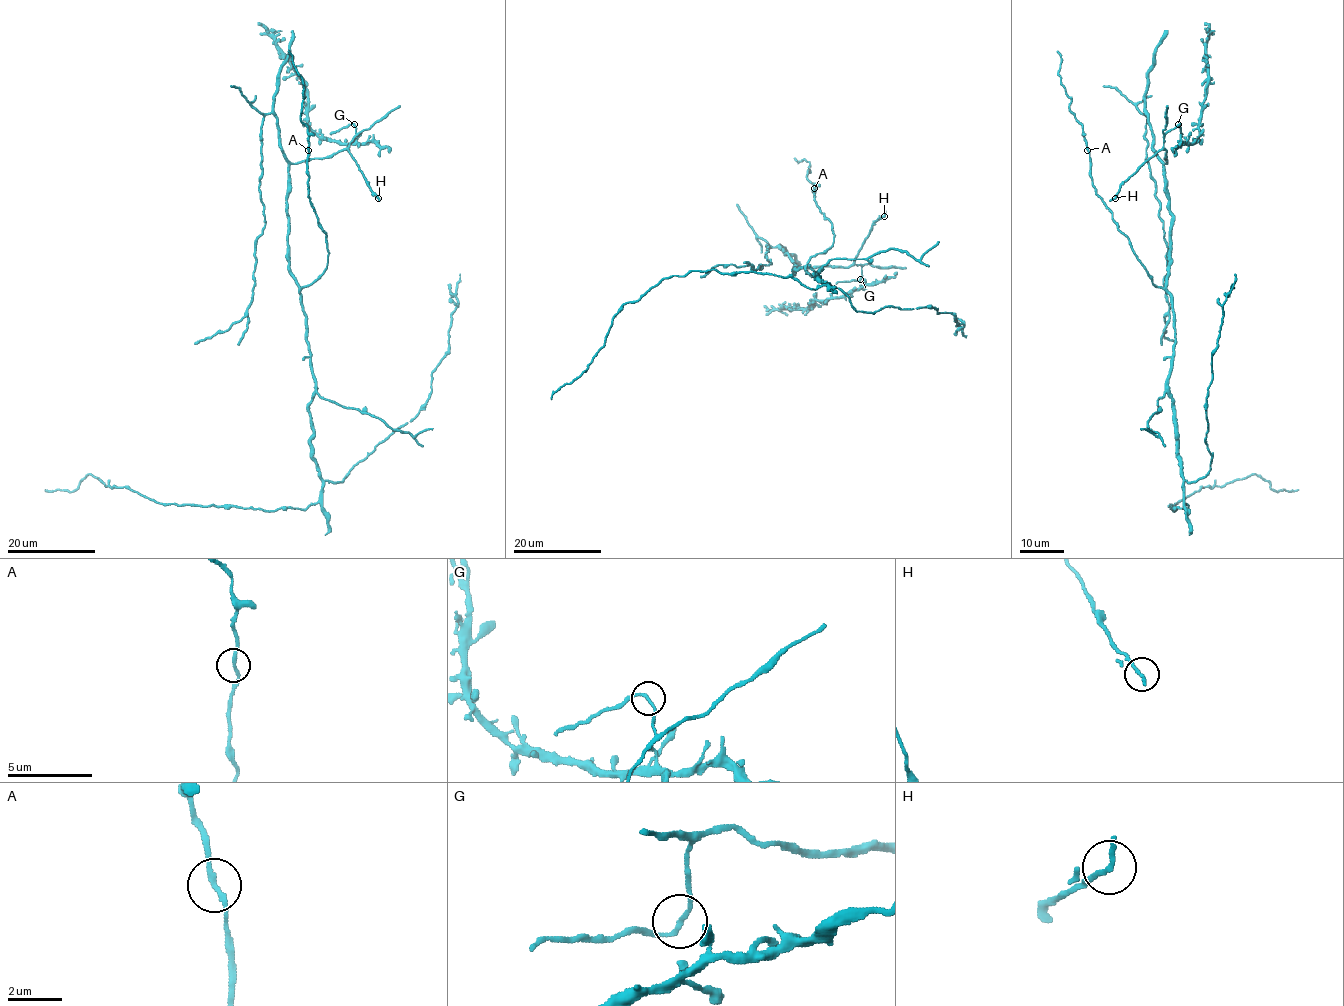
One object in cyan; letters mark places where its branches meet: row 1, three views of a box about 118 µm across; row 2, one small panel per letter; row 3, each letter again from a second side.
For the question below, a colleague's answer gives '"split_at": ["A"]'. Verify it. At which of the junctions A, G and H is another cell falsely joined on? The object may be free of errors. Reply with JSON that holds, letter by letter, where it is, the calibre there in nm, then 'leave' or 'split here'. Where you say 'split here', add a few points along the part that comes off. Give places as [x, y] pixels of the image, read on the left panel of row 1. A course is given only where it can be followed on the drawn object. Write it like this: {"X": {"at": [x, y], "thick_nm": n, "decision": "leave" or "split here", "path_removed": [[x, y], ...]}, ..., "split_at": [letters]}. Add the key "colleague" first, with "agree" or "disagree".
{"colleague": "disagree", "A": {"at": [308, 150], "thick_nm": 170, "decision": "leave"}, "G": {"at": [354, 124], "thick_nm": 160, "decision": "leave"}, "H": {"at": [378, 198], "thick_nm": 180, "decision": "leave"}, "split_at": []}

